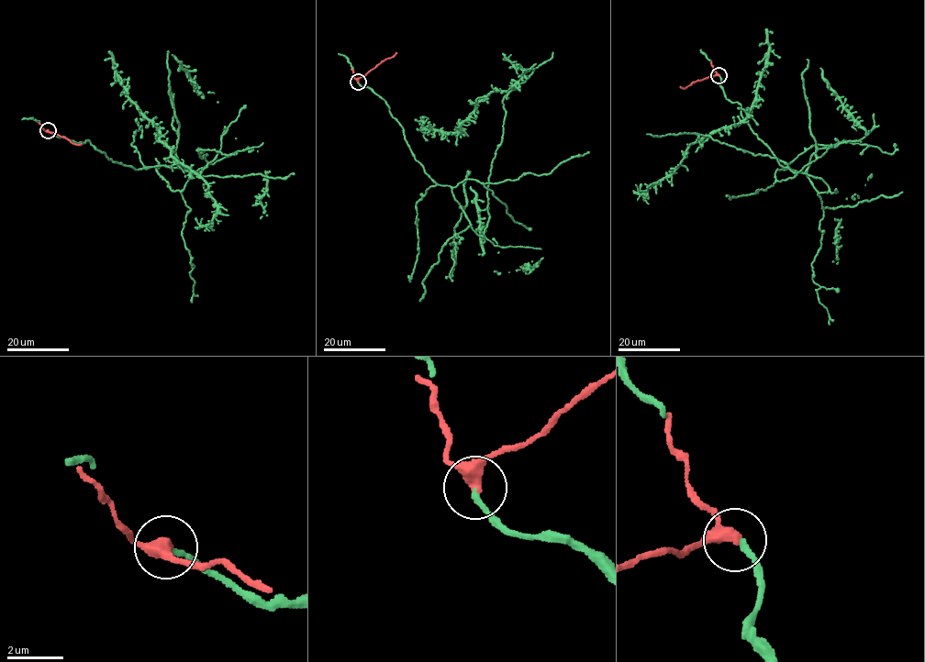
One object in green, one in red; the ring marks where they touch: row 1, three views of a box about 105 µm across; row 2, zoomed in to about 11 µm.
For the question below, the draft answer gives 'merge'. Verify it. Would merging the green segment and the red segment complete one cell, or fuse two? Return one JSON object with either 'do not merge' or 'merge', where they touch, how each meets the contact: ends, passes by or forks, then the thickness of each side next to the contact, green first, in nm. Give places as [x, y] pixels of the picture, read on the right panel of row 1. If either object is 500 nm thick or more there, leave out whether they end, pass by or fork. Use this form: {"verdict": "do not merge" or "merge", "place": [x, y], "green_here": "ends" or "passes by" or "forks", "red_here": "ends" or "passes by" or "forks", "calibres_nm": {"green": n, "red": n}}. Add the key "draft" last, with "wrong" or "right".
{"verdict": "merge", "place": [718, 75], "green_here": "ends", "red_here": "passes by", "calibres_nm": {"green": 220, "red": 380}, "draft": "right"}

